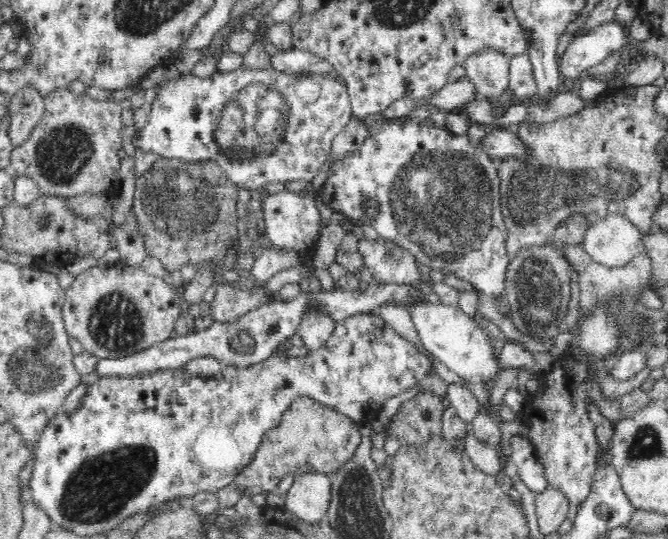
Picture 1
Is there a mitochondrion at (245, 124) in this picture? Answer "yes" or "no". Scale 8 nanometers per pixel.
yes

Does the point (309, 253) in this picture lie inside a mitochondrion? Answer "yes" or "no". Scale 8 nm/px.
no

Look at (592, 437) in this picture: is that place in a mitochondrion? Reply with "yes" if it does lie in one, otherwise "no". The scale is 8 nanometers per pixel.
no

